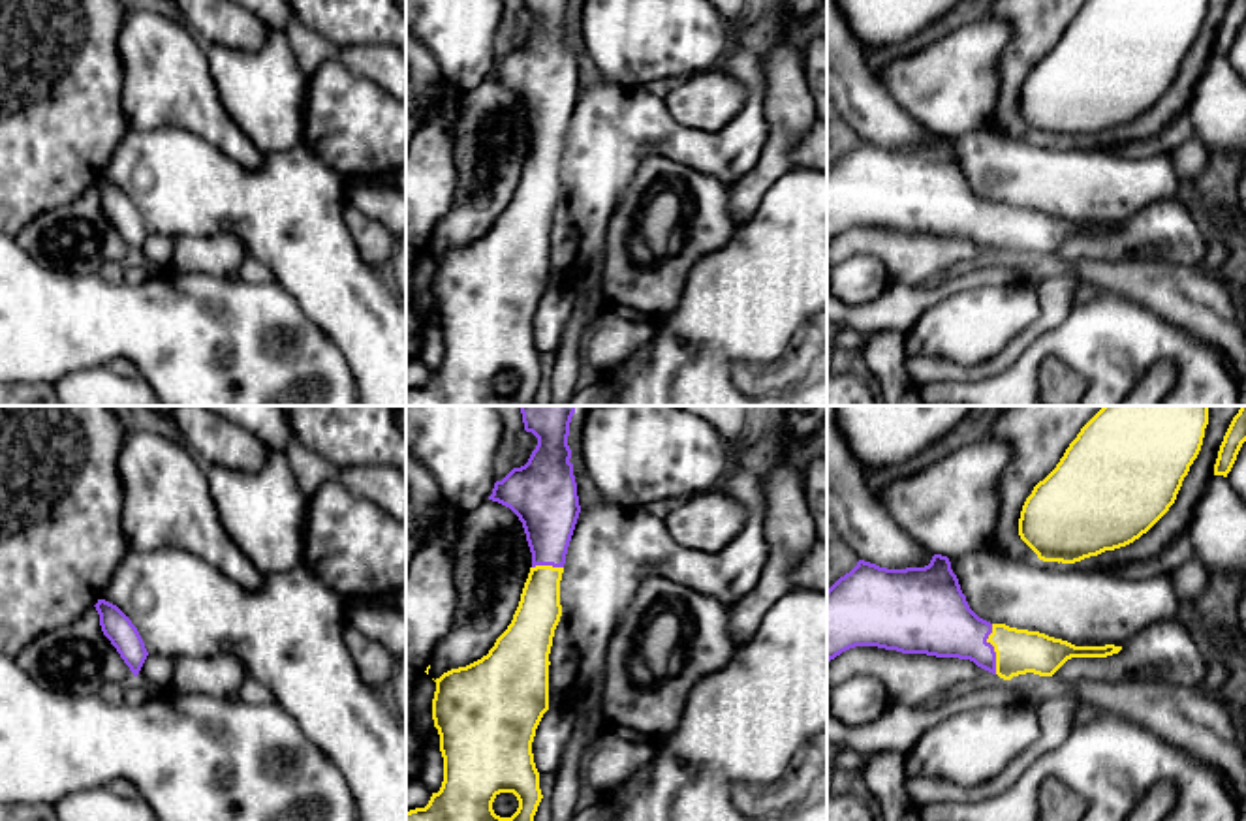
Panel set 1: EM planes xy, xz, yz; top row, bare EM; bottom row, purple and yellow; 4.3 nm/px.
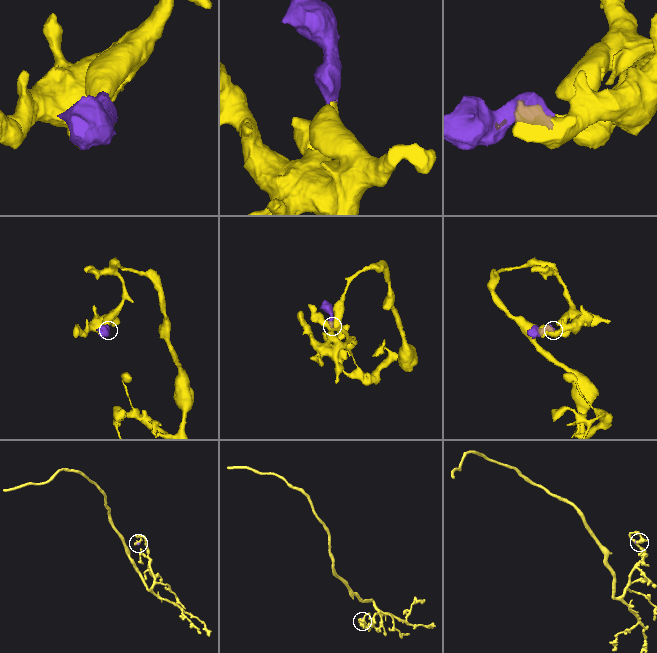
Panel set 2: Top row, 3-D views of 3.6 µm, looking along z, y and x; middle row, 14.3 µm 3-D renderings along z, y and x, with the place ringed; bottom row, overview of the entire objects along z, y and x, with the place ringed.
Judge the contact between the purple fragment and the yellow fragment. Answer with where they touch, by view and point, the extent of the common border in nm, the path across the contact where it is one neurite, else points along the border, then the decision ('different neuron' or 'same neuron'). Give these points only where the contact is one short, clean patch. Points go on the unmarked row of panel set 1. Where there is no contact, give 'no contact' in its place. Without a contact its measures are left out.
yz (993, 228) | 220 nm | across yz (942, 203), (993, 228), (1017, 230) | same neuron

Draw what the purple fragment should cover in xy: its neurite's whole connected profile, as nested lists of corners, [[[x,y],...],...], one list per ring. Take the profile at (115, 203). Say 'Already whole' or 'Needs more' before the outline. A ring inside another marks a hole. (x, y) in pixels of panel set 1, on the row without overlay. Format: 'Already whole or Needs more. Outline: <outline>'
Already whole. Outline: [[[98,178],[94,186],[100,194],[103,214],[117,227],[133,256],[137,256],[148,235],[137,207],[117,184],[105,178]]]

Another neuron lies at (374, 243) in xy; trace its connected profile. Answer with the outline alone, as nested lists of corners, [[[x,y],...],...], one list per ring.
[[[350,203],[344,205],[342,216],[361,259],[366,265],[385,272],[387,261],[397,244],[395,235],[383,224],[365,216]]]

